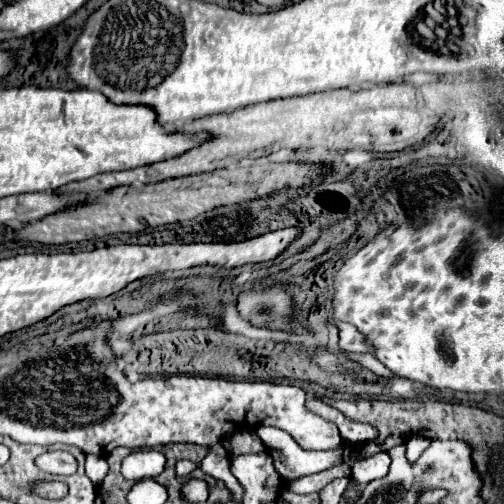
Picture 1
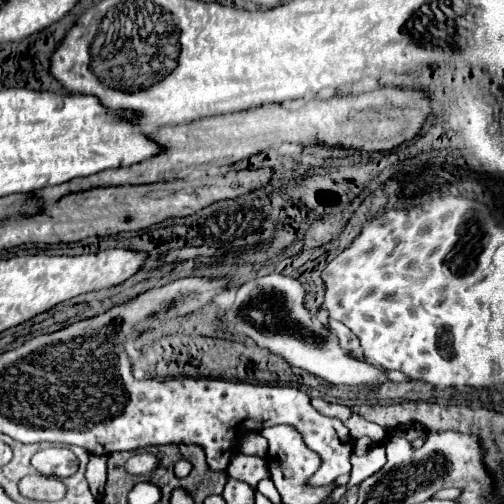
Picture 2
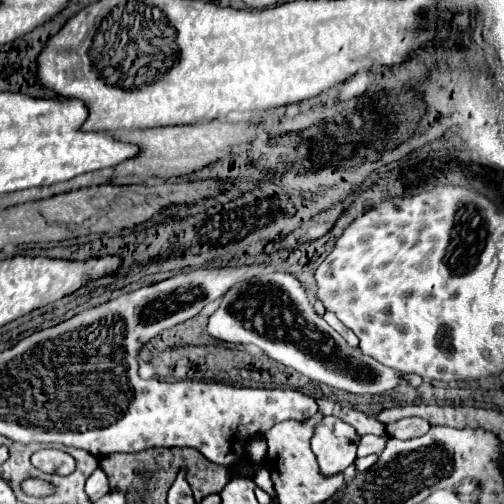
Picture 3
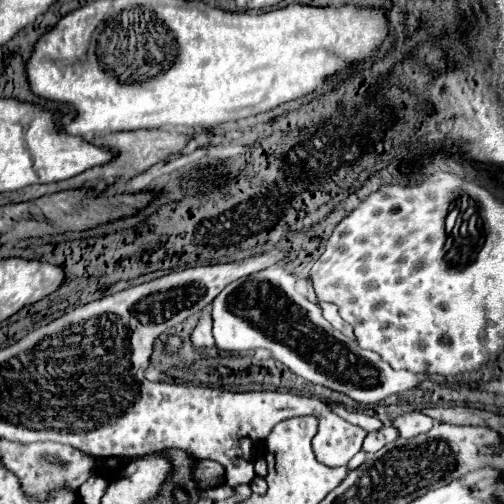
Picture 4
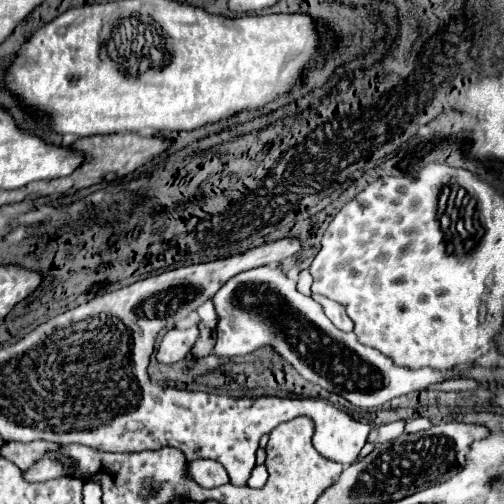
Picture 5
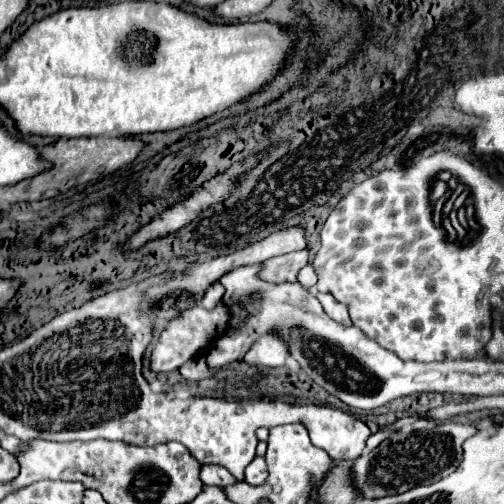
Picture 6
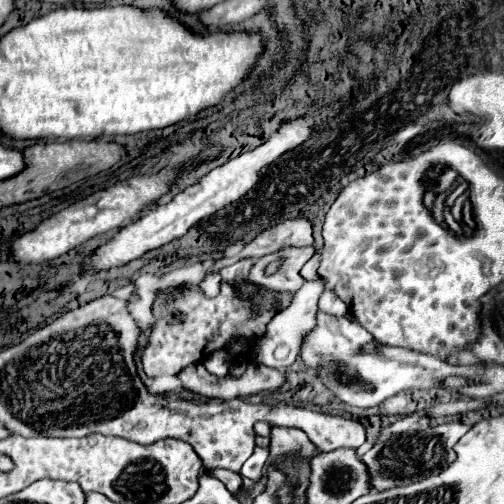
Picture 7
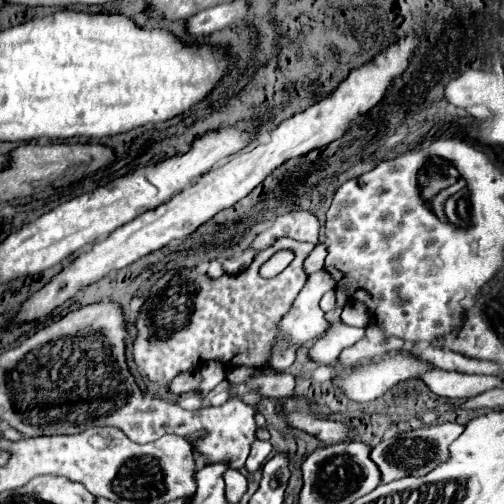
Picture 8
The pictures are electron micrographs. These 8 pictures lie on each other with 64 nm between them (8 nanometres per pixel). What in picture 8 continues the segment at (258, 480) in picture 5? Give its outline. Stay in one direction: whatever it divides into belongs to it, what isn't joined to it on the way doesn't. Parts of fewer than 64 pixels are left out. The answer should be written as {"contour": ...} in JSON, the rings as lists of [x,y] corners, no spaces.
{"contour":[[[256,438],[256,440],[252,442],[252,450],[250,450],[250,456],[248,456],[248,460],[246,460],[246,468],[248,468],[250,472],[258,470],[258,468],[266,462],[270,450],[272,450],[272,444],[270,444],[268,440],[258,440],[258,438]]]}

